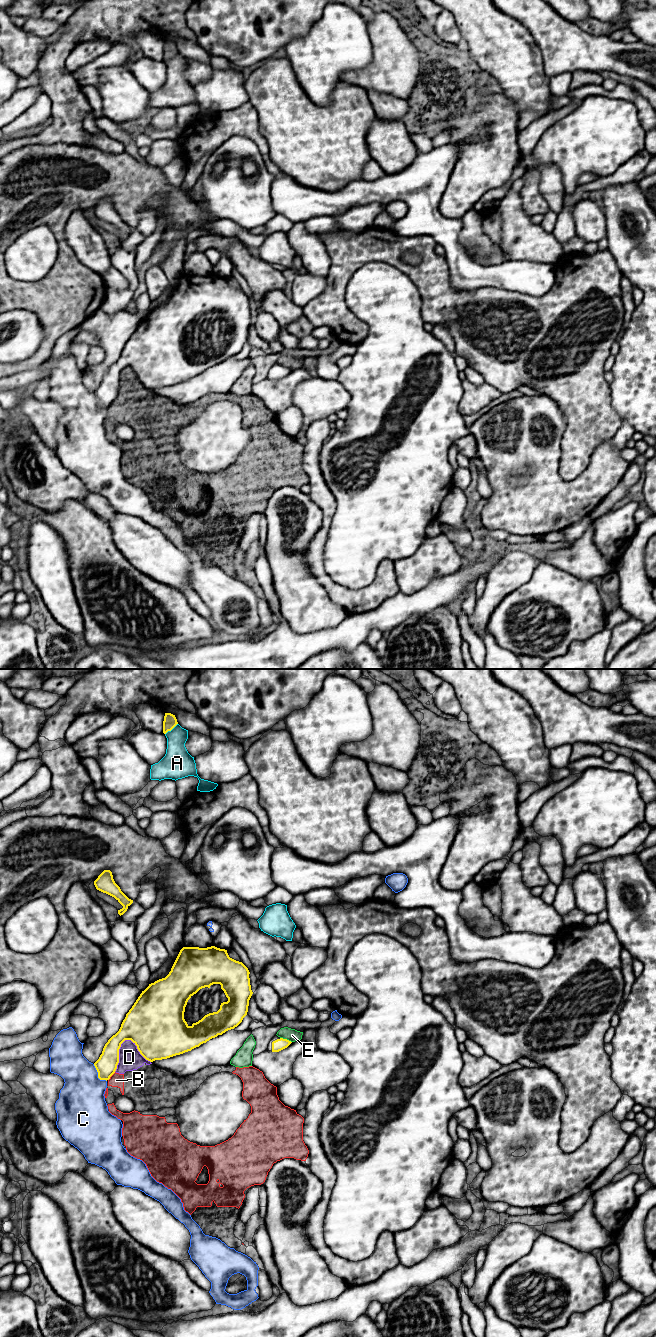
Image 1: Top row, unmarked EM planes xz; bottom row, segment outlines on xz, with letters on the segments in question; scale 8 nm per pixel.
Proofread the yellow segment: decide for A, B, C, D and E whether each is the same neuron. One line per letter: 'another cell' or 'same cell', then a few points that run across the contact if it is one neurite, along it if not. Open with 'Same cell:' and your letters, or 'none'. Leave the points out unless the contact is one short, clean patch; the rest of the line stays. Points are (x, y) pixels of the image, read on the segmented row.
Same cell: none
A: another cell
B: another cell
C: another cell
D: another cell
E: another cell

